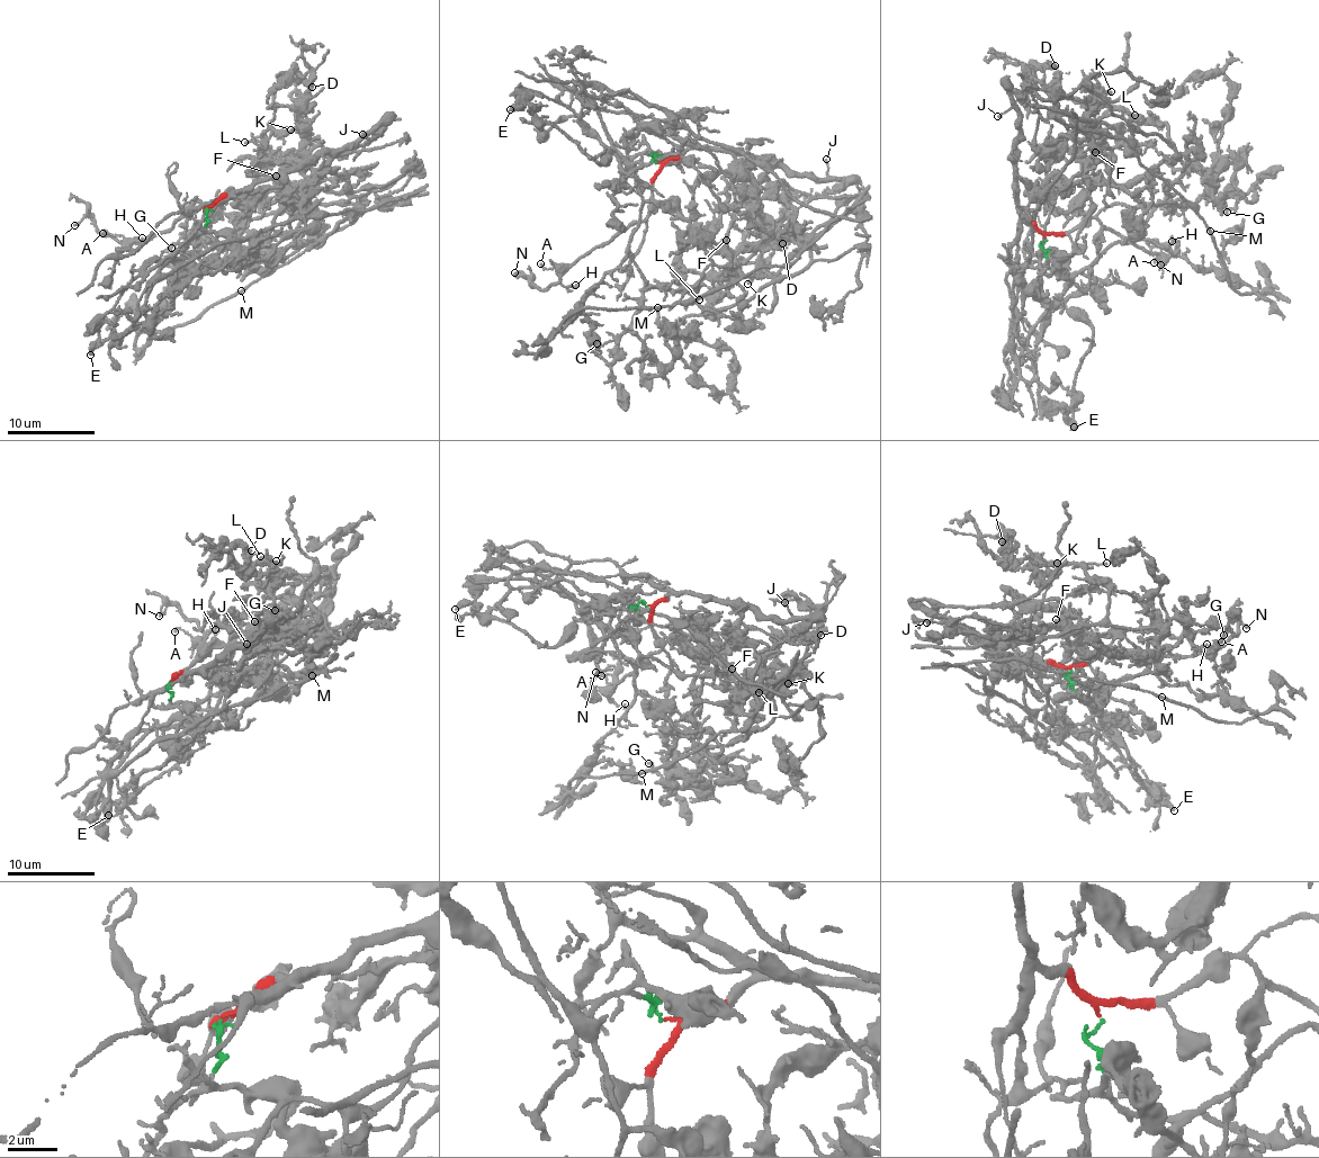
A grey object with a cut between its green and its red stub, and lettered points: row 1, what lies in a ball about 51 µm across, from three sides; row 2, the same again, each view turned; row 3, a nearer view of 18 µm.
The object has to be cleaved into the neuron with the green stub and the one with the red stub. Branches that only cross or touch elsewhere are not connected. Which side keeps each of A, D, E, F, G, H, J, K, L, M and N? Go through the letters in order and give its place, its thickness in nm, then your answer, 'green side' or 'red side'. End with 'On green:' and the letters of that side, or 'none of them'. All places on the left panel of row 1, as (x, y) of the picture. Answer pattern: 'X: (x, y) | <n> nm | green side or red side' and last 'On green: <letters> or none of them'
A: (102, 233) | 140 nm | red side
D: (312, 87) | 190 nm | green side
E: (90, 355) | 360 nm | green side
F: (276, 176) | 120 nm | green side
G: (171, 248) | 200 nm | green side
H: (142, 238) | 130 nm | red side
J: (362, 134) | 160 nm | red side
K: (290, 129) | 220 nm | green side
L: (244, 142) | 140 nm | green side
M: (241, 290) | 180 nm | green side
N: (74, 225) | 150 nm | red side
On green: D, E, F, G, K, L, M

